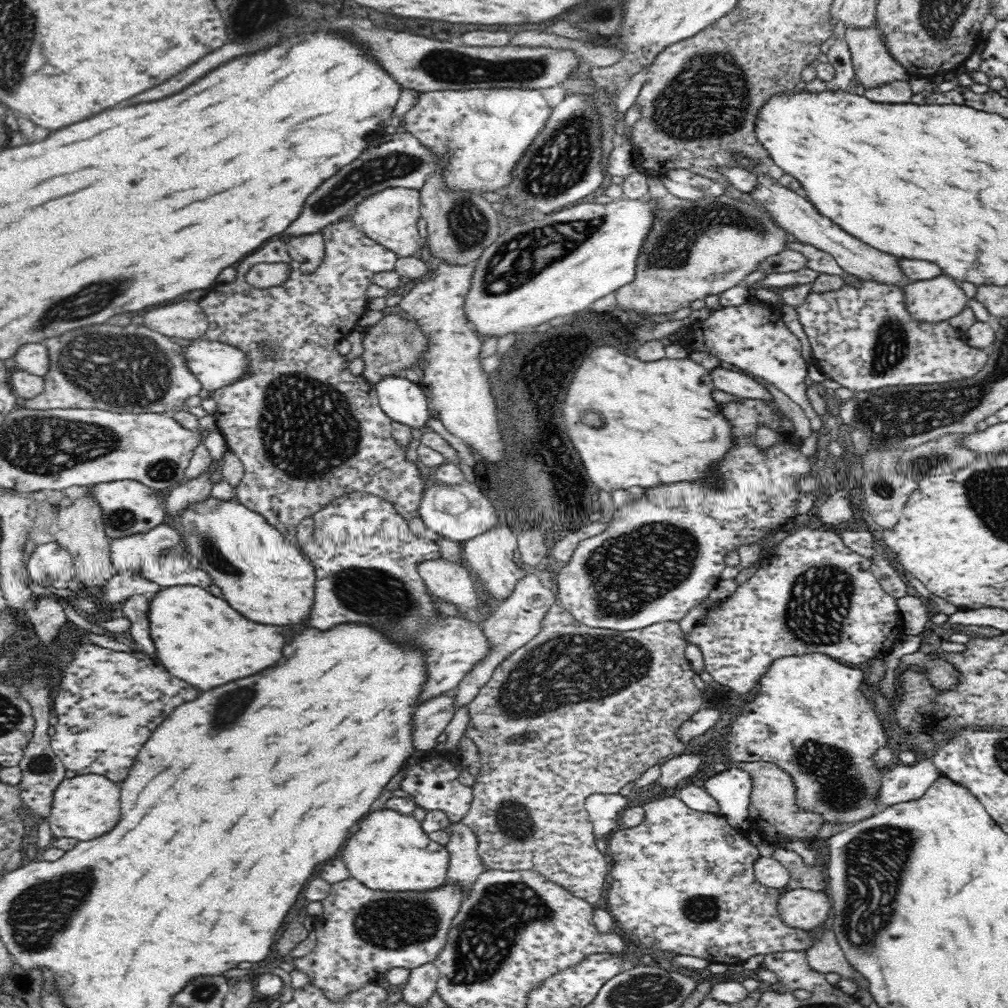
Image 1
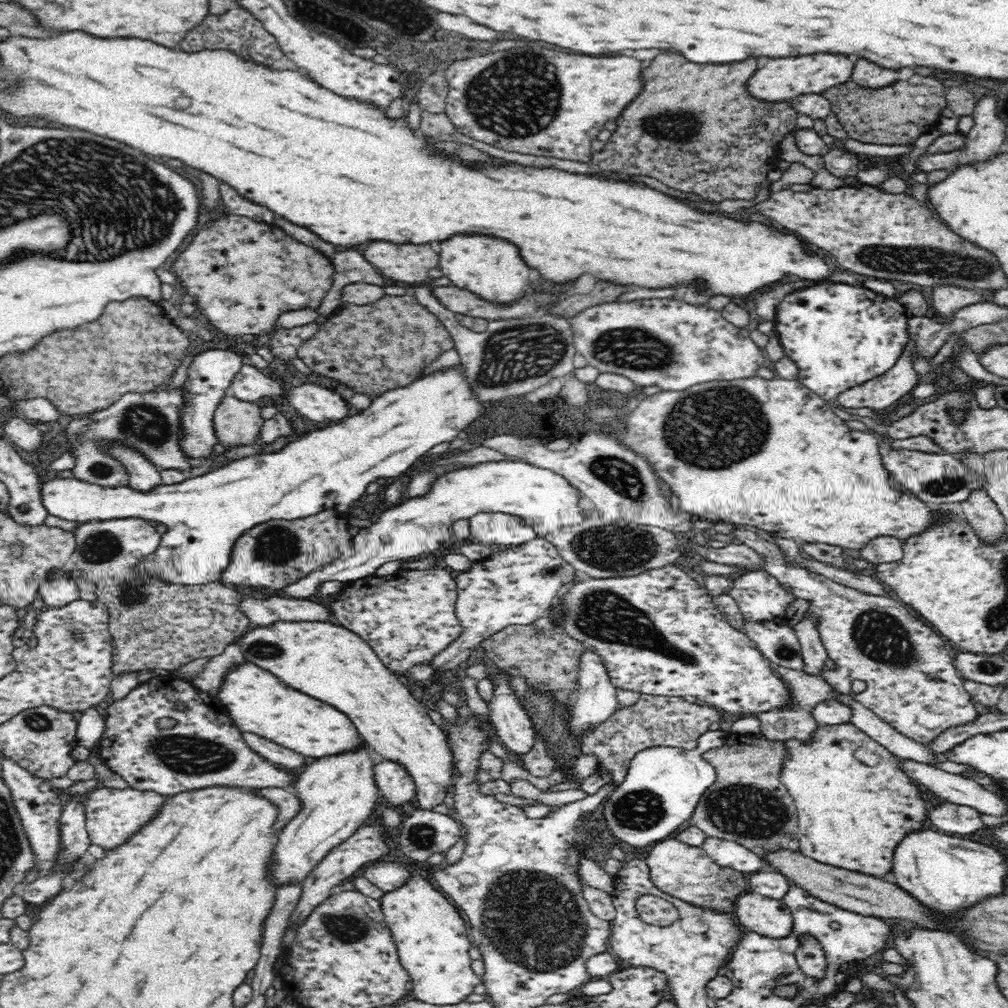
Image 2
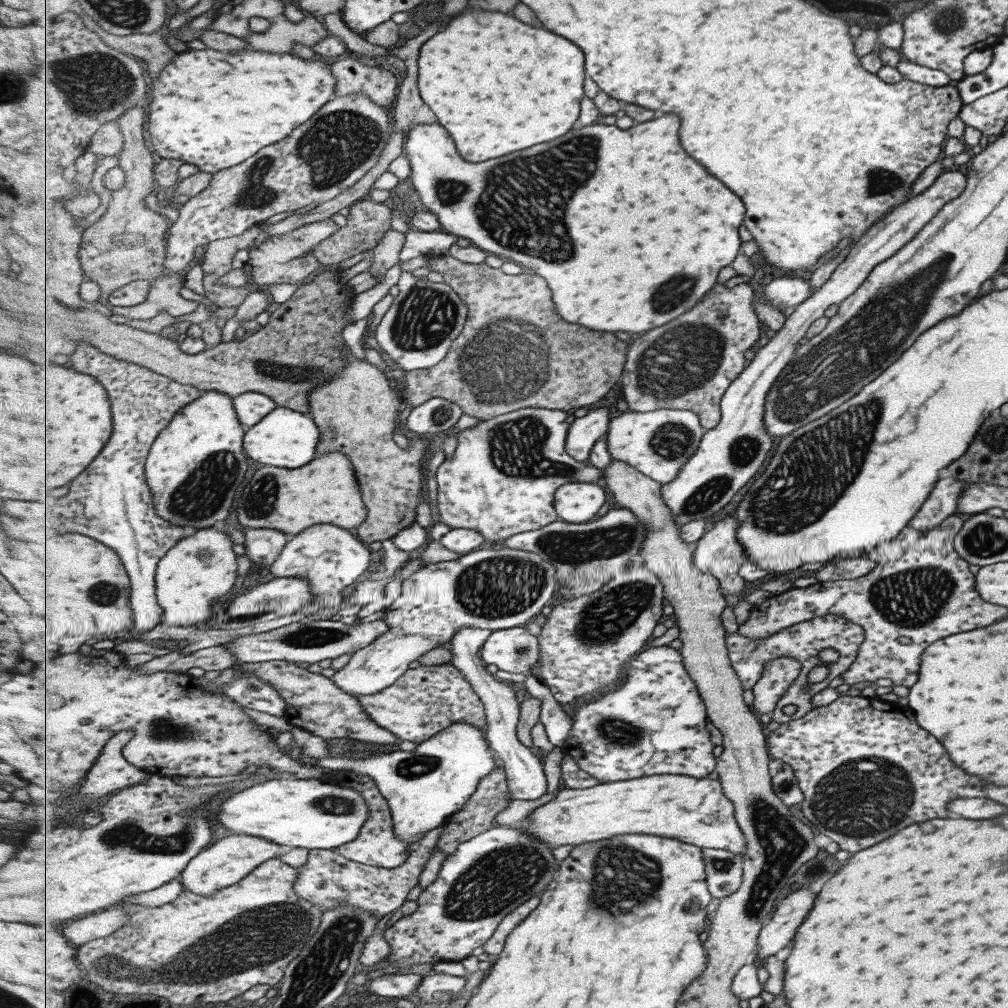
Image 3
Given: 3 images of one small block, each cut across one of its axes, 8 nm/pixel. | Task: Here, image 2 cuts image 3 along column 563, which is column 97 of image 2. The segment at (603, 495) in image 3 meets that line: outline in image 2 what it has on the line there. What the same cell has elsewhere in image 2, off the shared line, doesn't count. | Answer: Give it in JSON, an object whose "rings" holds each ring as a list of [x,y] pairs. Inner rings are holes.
{"rings":[[[459,365],[446,369],[445,371],[434,372],[430,375],[422,375],[419,379],[416,379],[414,382],[411,382],[408,386],[401,387],[395,390],[390,390],[384,392],[382,395],[379,395],[374,399],[374,402],[370,404],[370,407],[361,409],[359,413],[350,415],[346,417],[340,424],[334,424],[332,426],[328,426],[328,428],[314,429],[313,431],[307,433],[302,437],[295,437],[294,441],[286,444],[281,450],[272,452],[269,454],[257,454],[252,456],[247,456],[246,458],[241,458],[237,461],[232,461],[223,467],[219,467],[218,469],[204,473],[203,475],[188,477],[185,478],[181,483],[171,484],[171,485],[158,485],[154,490],[150,492],[138,492],[134,489],[131,489],[129,486],[121,486],[116,488],[106,488],[94,484],[90,484],[88,482],[78,481],[76,479],[72,479],[72,477],[68,475],[64,476],[56,476],[54,479],[43,482],[41,486],[43,503],[46,507],[46,510],[52,516],[57,516],[58,518],[70,521],[77,521],[86,523],[87,521],[100,521],[100,520],[112,520],[118,518],[143,518],[147,521],[151,521],[155,524],[164,524],[167,530],[164,534],[161,535],[161,542],[158,548],[154,550],[154,552],[146,558],[142,558],[138,564],[136,564],[136,570],[140,571],[140,573],[146,573],[146,575],[156,575],[158,579],[162,579],[166,585],[180,585],[180,586],[198,586],[205,585],[208,583],[222,583],[221,578],[222,574],[226,570],[226,567],[230,564],[231,554],[234,548],[234,545],[237,545],[238,540],[246,534],[247,530],[253,529],[254,527],[260,526],[262,523],[268,522],[269,520],[283,520],[283,521],[293,521],[296,519],[306,518],[312,515],[317,515],[322,511],[328,509],[336,509],[339,513],[344,513],[348,518],[350,517],[358,517],[352,514],[352,510],[350,510],[350,506],[352,506],[352,502],[354,500],[358,500],[360,496],[366,490],[366,486],[370,484],[370,482],[374,482],[378,480],[378,478],[396,478],[400,476],[400,474],[404,474],[420,456],[424,456],[430,448],[436,446],[437,444],[442,444],[442,442],[450,442],[450,440],[454,440],[454,438],[463,435],[463,429],[467,428],[470,425],[470,422],[476,418],[476,416],[480,416],[482,414],[482,404],[477,402],[477,400],[473,399],[473,395],[469,390],[468,383],[466,383],[466,379],[460,375],[460,371],[458,371]]]}

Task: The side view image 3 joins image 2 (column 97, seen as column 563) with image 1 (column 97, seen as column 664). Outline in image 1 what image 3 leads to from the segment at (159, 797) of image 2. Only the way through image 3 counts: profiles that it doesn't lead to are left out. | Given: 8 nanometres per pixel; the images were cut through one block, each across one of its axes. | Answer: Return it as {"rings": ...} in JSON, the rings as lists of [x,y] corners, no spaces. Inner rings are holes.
{"rings":[[[98,774],[76,775],[62,780],[54,792],[49,816],[53,838],[87,841],[110,832],[120,820],[120,794],[119,784]]]}

